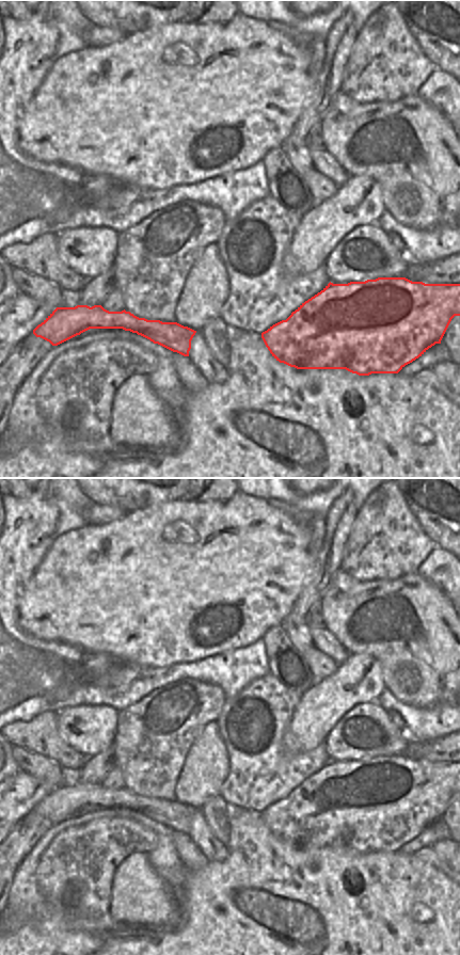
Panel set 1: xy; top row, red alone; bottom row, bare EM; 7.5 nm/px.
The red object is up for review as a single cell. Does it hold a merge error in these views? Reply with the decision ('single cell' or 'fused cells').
fused cells

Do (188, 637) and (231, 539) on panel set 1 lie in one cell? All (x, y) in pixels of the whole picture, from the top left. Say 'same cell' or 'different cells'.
same cell

